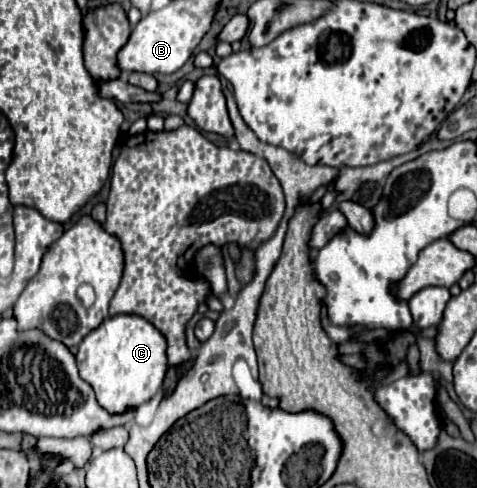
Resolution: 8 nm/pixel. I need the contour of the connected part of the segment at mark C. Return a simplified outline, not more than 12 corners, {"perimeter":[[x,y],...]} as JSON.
{"perimeter":[[106,317],[80,343],[80,377],[110,413],[160,389],[166,337]]}

